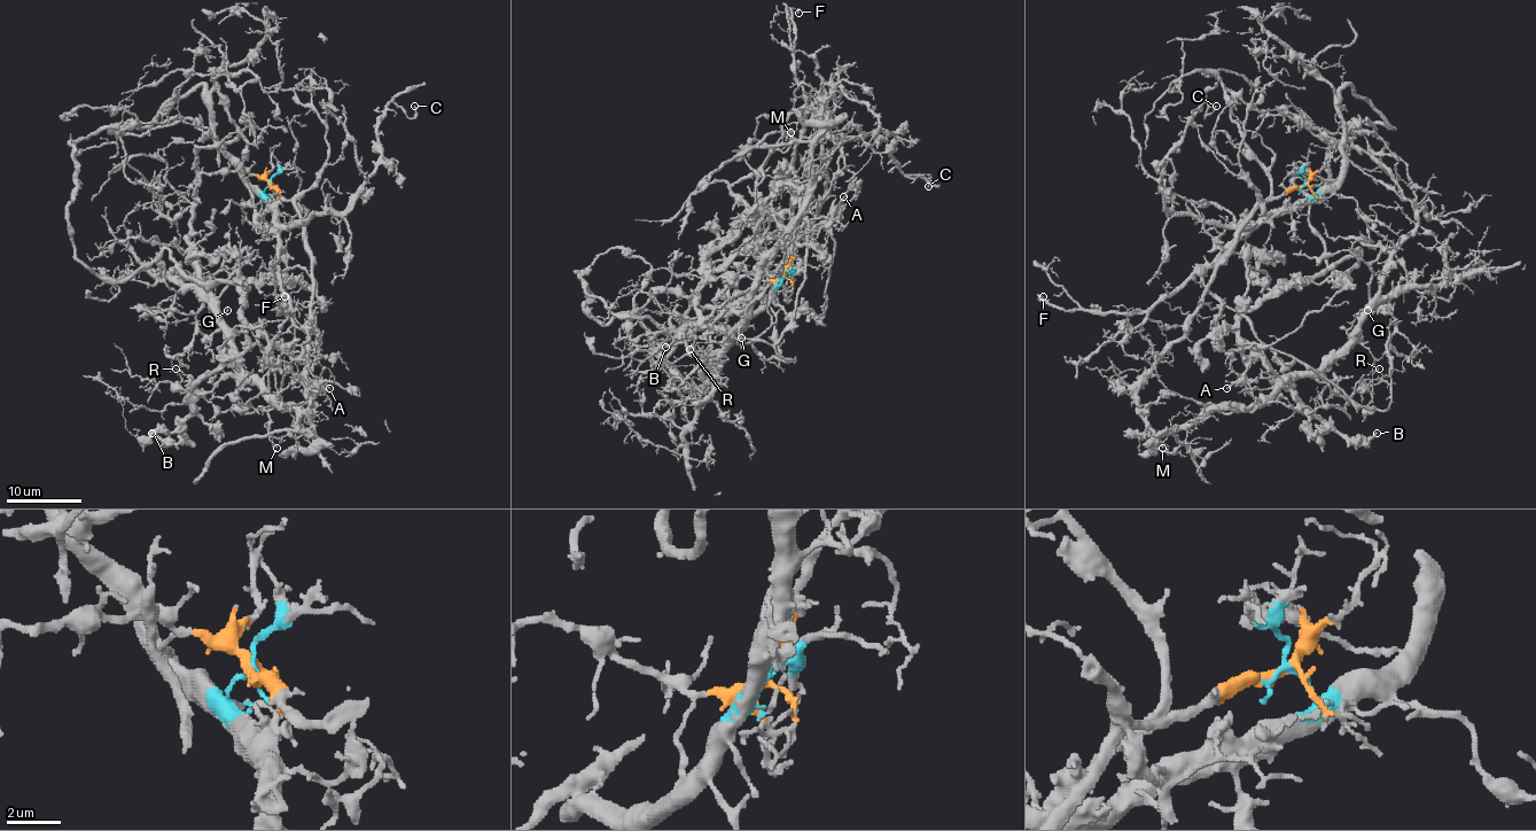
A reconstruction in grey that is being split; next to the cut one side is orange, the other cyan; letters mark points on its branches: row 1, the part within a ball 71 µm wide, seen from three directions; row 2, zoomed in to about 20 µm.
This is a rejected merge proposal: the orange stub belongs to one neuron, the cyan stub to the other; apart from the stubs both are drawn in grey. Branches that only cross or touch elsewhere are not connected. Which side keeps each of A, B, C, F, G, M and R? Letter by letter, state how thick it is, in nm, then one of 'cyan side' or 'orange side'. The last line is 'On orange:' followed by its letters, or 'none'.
A: 150 nm thick; orange side
B: 180 nm thick; cyan side
C: 130 nm thick; cyan side
F: 140 nm thick; cyan side
G: 130 nm thick; orange side
M: 80 nm thick; orange side
R: 130 nm thick; cyan side
On orange: A, G, M

